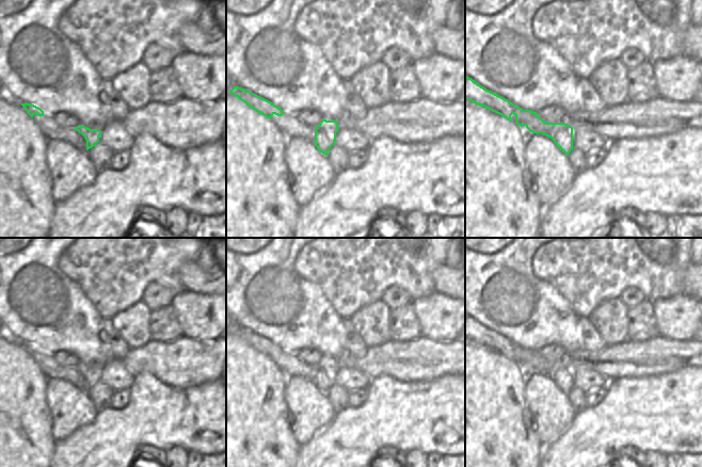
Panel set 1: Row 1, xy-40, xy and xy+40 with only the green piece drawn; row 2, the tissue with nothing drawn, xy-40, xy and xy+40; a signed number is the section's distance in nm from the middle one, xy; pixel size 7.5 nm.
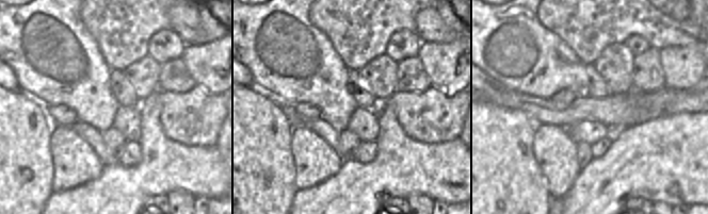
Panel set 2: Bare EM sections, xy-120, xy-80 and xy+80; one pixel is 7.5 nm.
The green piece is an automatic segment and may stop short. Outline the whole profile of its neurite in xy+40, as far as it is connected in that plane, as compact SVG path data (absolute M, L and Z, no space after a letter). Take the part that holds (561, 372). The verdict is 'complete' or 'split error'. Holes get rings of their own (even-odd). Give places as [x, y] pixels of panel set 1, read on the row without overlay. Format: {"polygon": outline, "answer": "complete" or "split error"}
{"polygon": "M465 315L465 338L482 344L521 365L525 373L542 372L551 376L565 393L573 388L573 366L565 361L546 361L537 351L523 349L508 338L484 327Z", "answer": "split error"}

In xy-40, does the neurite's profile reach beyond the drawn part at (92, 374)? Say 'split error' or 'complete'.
split error

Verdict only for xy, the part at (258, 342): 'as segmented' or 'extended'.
extended

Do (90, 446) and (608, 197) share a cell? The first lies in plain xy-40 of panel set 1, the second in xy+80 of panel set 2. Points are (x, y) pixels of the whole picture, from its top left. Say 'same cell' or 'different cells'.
same cell

